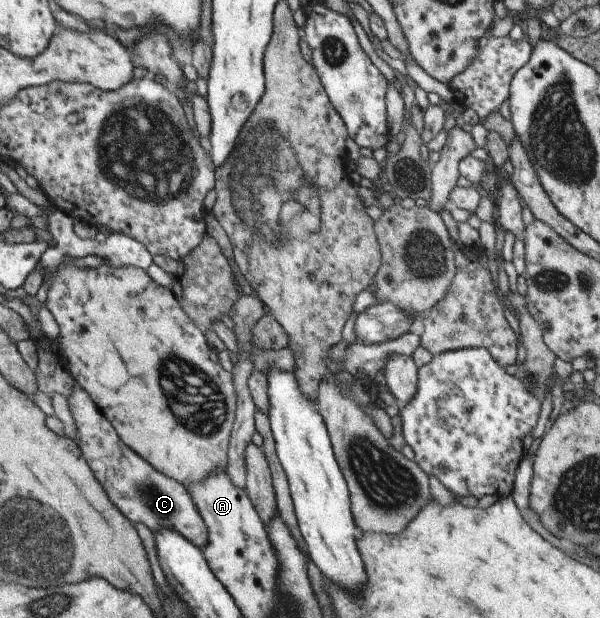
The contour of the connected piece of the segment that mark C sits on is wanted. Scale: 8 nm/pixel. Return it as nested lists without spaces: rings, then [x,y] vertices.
[[[77,384],[72,395],[66,399],[70,414],[75,421],[78,444],[87,466],[107,492],[109,500],[129,522],[141,522],[149,530],[159,527],[175,529],[190,540],[197,548],[203,549],[207,542],[206,524],[197,512],[187,488],[176,480],[157,472],[146,460],[135,454],[117,436],[115,429],[100,413],[91,397]]]

